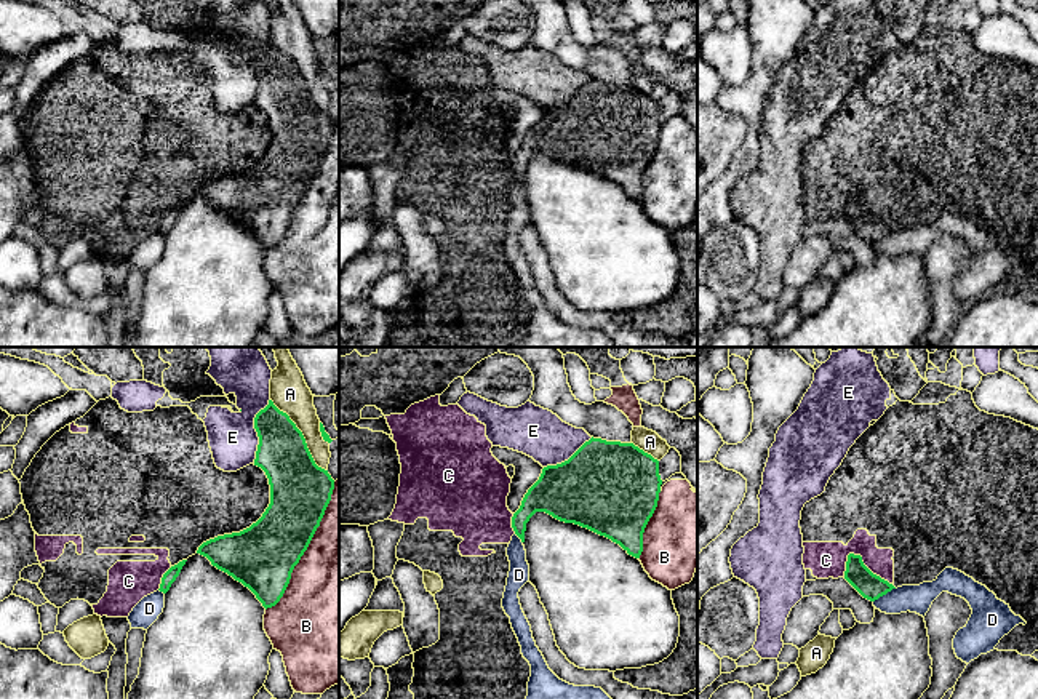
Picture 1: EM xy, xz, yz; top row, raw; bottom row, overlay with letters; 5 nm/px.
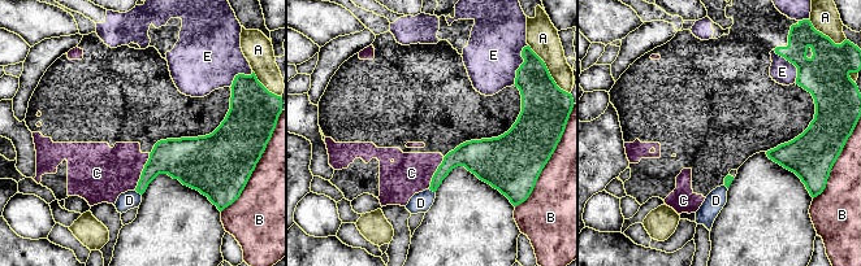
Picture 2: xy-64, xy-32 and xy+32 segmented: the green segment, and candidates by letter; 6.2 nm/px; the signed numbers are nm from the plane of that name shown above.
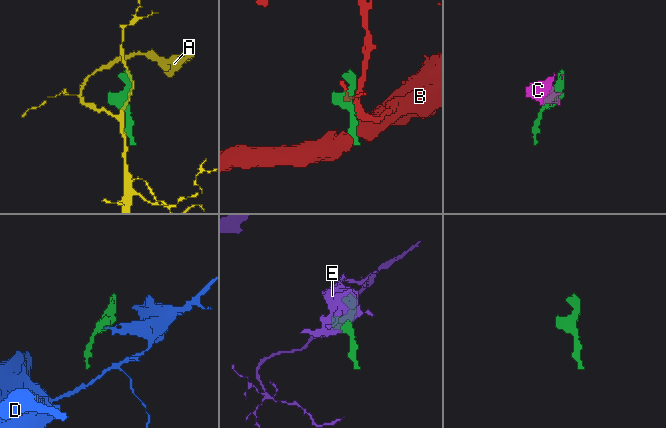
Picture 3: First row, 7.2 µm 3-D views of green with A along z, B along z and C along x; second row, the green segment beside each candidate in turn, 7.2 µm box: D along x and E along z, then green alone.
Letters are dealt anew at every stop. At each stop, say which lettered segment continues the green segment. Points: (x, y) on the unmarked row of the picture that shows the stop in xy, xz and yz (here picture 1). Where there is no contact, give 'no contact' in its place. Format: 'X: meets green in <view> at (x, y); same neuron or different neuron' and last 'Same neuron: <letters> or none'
A: meets green in xy at (303, 77); different neuron
B: meets green in xy at (307, 187); different neuron
C: meets green in yz at (867, 210); different neuron
D: meets green in yz at (883, 235); different neuron
E: meets green in xy at (256, 72); different neuron
Same neuron: none

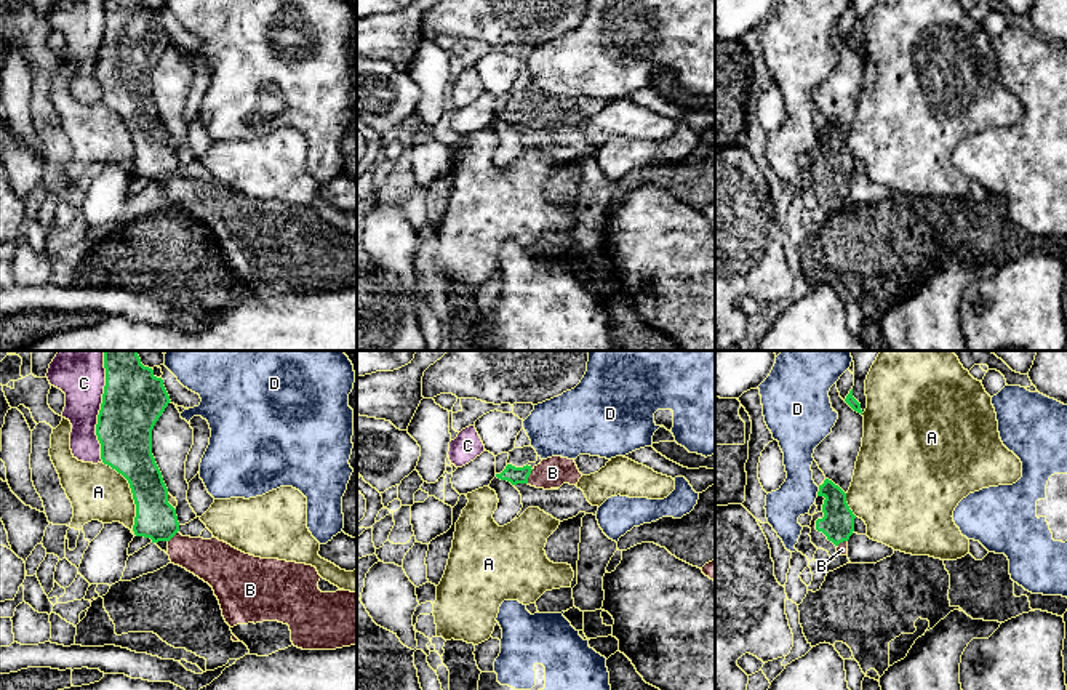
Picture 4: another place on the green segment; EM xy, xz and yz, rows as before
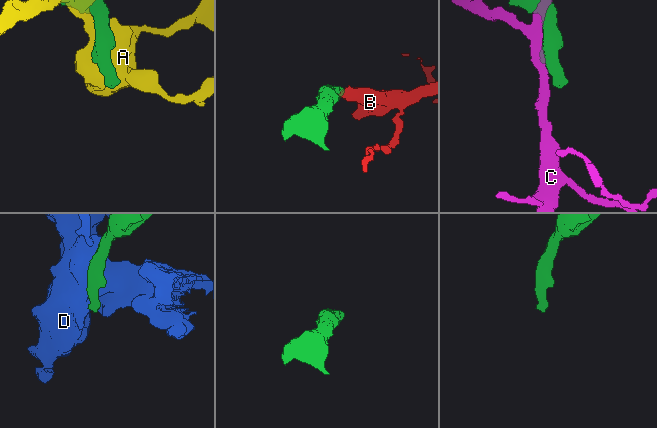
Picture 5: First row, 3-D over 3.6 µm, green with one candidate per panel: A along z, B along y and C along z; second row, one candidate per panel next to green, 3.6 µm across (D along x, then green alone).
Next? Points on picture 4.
A: meets green in xy at (133, 136); different neuron
B: meets green in xz at (528, 117); same neuron
C: meets green in xy at (99, 52); different neuron
D: meets green in yz at (818, 133); different neuron
Same neuron: B

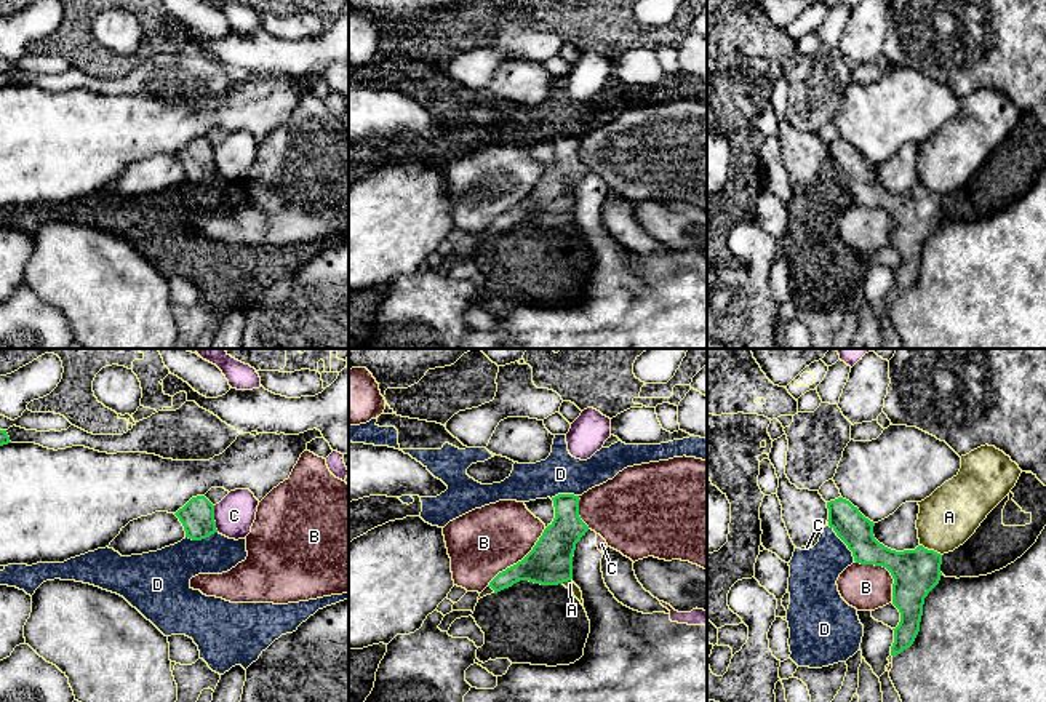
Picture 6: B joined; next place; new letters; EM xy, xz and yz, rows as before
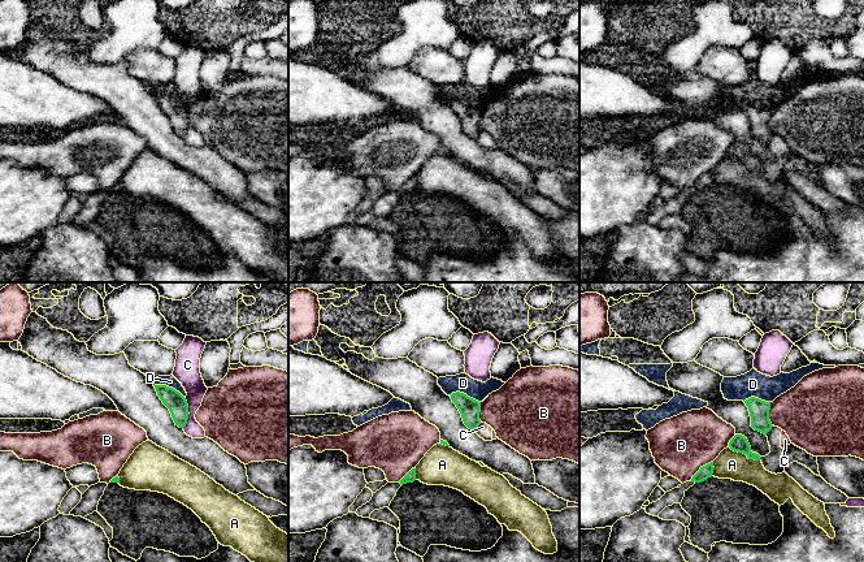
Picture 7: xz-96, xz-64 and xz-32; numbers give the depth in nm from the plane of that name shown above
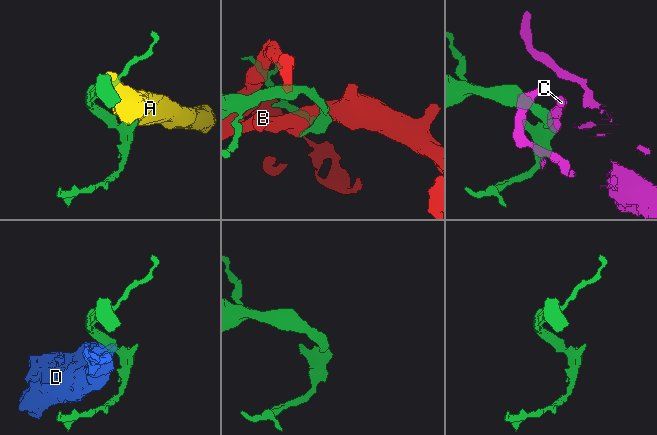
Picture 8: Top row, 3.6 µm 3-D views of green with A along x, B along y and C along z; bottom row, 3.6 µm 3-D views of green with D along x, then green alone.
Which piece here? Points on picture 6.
A: meets green in yz at (931, 192); different neuron
B: meets green in xz at (519, 203); different neuron
C: meets green in xy at (213, 160); different neuron
D: meets green in yz at (843, 183); different neuron
Same neuron: none

